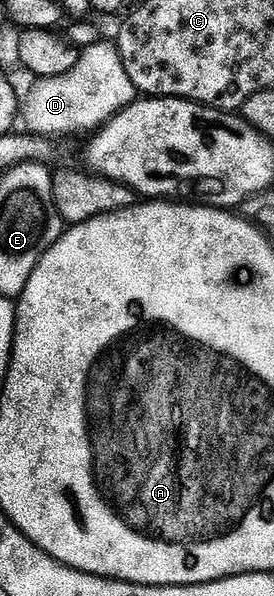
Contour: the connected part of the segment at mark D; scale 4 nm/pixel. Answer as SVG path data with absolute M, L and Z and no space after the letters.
M109 41L92 44L81 50L78 61L70 71L59 76L37 78L20 103L20 119L29 132L46 136L57 136L56 133L76 133L78 131L94 131L110 121L121 109L126 109L134 100L138 92L128 71L124 68L122 56L118 53L117 46Z

